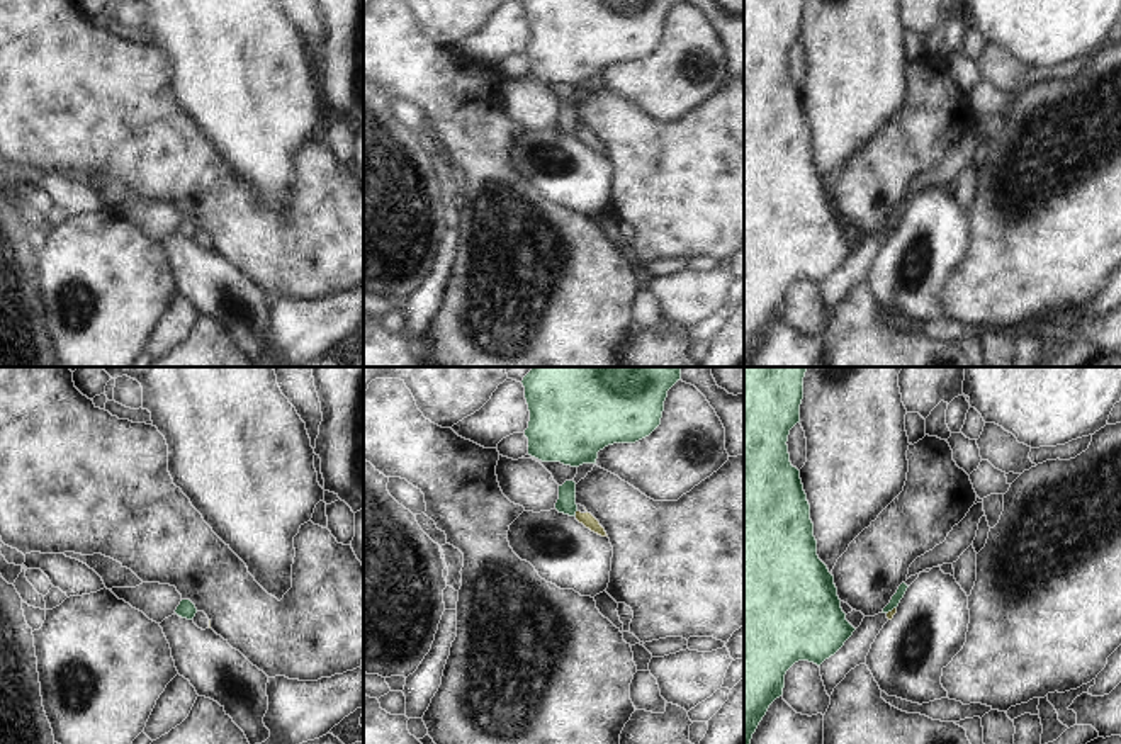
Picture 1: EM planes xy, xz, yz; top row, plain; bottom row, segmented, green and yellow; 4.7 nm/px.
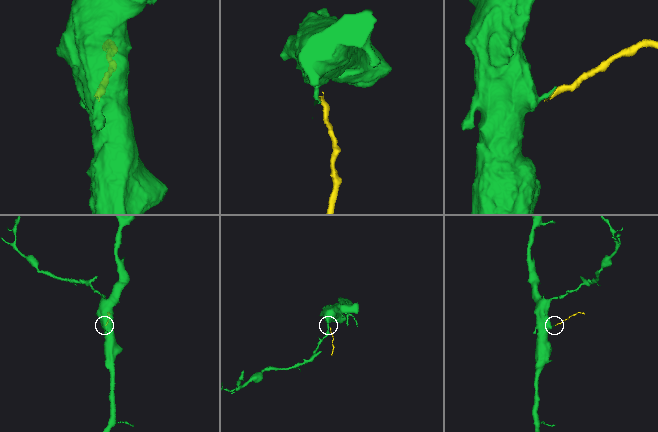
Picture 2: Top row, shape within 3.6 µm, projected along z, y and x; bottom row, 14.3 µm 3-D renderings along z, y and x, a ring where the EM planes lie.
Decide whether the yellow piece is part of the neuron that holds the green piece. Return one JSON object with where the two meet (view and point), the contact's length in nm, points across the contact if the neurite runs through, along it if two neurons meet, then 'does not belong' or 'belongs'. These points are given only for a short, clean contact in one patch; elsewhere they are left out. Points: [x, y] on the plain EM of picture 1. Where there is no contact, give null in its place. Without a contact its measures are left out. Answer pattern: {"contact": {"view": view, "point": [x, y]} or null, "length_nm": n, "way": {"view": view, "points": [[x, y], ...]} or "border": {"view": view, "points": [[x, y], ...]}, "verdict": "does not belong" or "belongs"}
{"contact": {"view": "xz", "point": [574, 133]}, "length_nm": 30, "border": {"view": "xz", "points": [[576, 129], [574, 135]]}, "verdict": "does not belong"}

